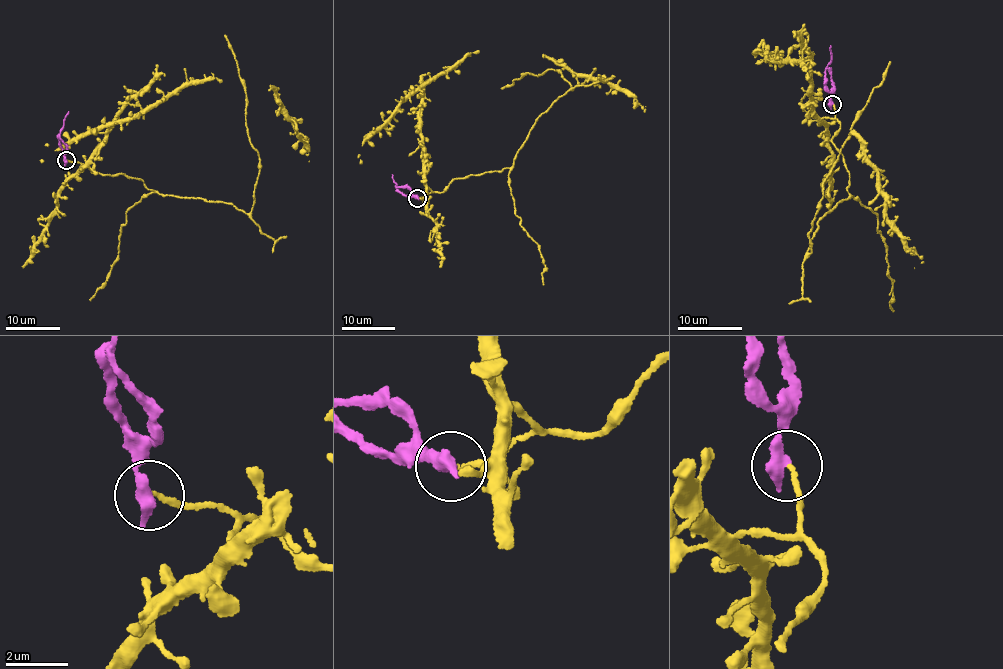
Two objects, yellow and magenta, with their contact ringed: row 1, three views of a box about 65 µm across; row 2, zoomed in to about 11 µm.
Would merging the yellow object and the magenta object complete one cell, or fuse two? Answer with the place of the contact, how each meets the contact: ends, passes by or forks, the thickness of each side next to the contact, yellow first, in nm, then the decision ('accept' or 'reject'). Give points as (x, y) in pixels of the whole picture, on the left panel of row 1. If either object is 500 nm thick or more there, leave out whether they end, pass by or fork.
place (66, 160); calibres 140 and 500 nm; reject

